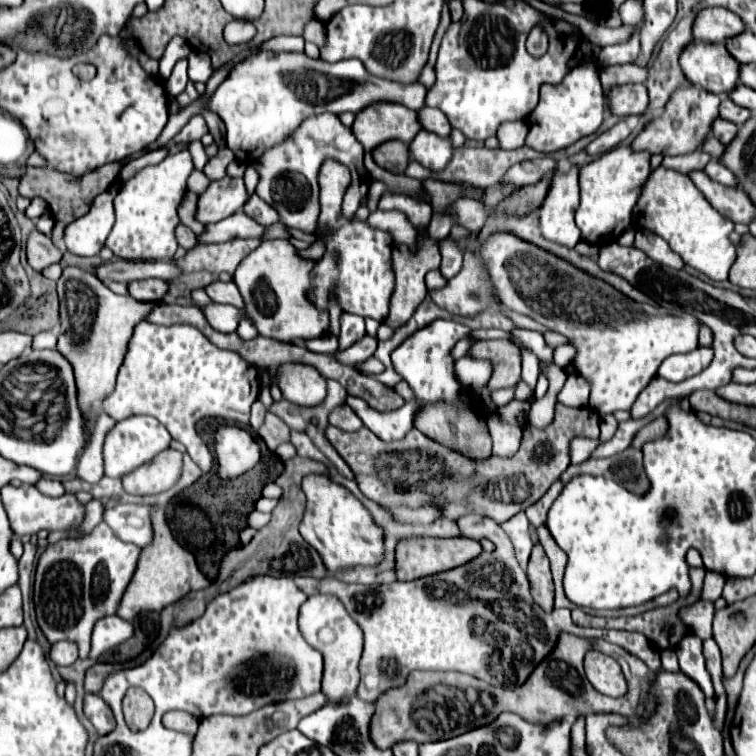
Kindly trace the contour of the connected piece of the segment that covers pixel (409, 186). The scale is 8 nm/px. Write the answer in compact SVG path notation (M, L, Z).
M366 154L366 156L364 156L364 164L366 164L368 172L370 172L376 180L382 180L382 182L390 188L390 192L394 192L394 194L408 194L408 196L414 196L414 194L422 188L420 182L416 182L416 180L404 176L404 174L392 174L392 172L382 170L380 166L376 166L372 154Z

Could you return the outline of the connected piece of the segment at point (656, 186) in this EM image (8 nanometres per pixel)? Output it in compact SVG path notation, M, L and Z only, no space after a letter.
M662 166L652 170L640 202L634 206L632 222L636 228L648 228L664 238L684 264L700 270L710 280L728 280L730 266L736 260L736 246L730 240L734 224L712 208L688 176Z

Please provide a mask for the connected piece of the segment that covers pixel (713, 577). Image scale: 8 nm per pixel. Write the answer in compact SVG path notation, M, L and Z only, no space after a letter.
M706 572L706 578L708 578L708 600L710 600L710 602L716 602L716 600L722 596L726 578L722 578L722 576L716 574L716 572Z

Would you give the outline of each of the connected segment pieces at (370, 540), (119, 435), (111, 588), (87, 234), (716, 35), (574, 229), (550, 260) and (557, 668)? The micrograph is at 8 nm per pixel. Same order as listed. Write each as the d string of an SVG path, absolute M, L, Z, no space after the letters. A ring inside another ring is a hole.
M306 476L302 490L308 498L304 522L300 524L302 538L314 546L330 574L356 568L376 566L384 560L384 530L374 522L364 504L344 486L328 480L326 476Z
M130 416L126 420L120 420L106 436L104 442L104 470L106 476L110 478L124 478L124 474L130 474L132 470L136 470L136 466L142 466L144 462L150 462L156 454L164 452L166 448L170 448L170 434L164 428L164 424L160 424L156 418L152 416Z
M106 522L98 524L84 538L50 544L40 556L34 582L36 620L48 642L76 642L80 644L80 658L88 658L92 628L100 618L116 614L120 598L136 572L138 558L140 548L116 538Z
M116 180L106 192L102 192L88 214L76 218L72 224L66 226L64 242L68 252L76 256L96 256L114 226L114 196L118 192L120 182Z
M708 8L698 14L694 20L694 38L708 44L726 44L728 38L734 38L744 32L744 22L738 14L732 14L726 8Z
M578 168L568 174L558 170L552 180L552 188L540 210L540 232L546 240L566 248L574 248L580 242L580 230L574 222L578 206Z
M496 234L492 236L486 246L482 248L482 256L488 264L488 274L492 284L496 286L500 300L506 308L526 314L536 322L548 326L554 332L560 332L570 338L570 344L576 346L578 354L574 358L576 372L590 380L590 408L596 410L600 416L614 414L616 410L630 410L632 402L636 402L638 394L648 386L648 382L656 376L658 366L672 354L684 354L698 348L698 328L700 320L688 312L682 314L666 314L656 310L650 304L638 304L630 298L616 292L602 280L596 280L572 264L518 240L512 234Z
M562 634L554 652L544 658L540 666L536 666L536 670L520 688L514 690L496 688L488 682L458 672L412 672L402 688L392 688L376 700L376 714L372 716L370 724L372 740L380 750L392 748L396 742L406 740L414 740L418 744L446 740L460 736L468 730L492 724L504 712L518 714L526 722L542 726L562 720L566 716L584 718L588 714L602 712L616 712L626 718L632 718L632 690L626 688L626 680L622 674L622 670L628 670L628 666L640 666L640 688L644 688L648 670L640 660L636 660L636 656L604 640L584 640L578 636ZM606 654L610 654L620 666ZM586 678L598 692L586 682Z

